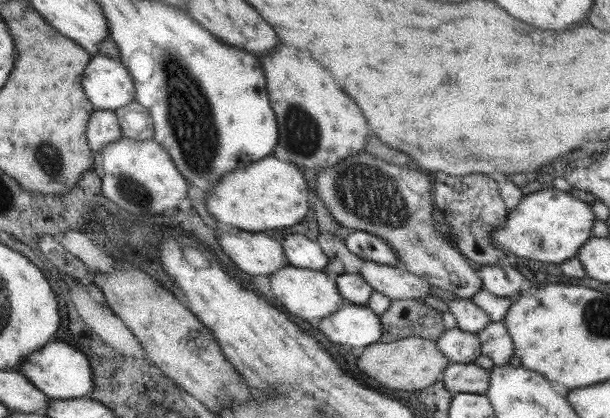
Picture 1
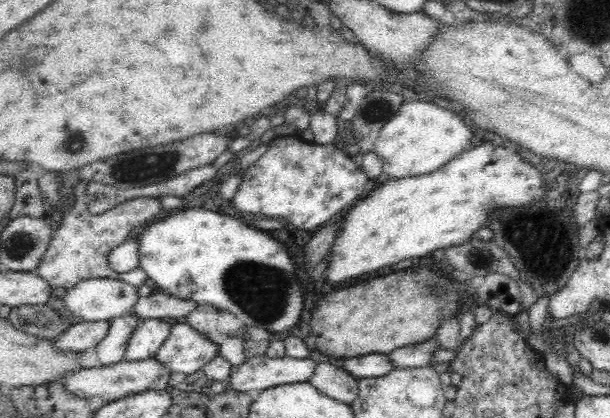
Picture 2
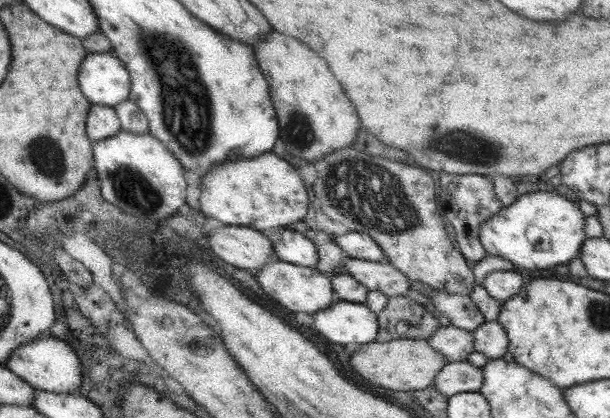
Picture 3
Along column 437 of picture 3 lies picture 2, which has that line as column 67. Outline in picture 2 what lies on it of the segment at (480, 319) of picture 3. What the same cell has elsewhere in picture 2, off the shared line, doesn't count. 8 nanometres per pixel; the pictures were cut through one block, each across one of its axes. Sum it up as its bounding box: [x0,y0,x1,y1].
[62,278,136,322]

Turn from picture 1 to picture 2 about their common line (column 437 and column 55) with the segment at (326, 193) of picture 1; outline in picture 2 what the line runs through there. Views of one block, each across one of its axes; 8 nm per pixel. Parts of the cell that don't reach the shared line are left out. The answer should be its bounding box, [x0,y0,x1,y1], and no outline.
[35,179,160,290]

